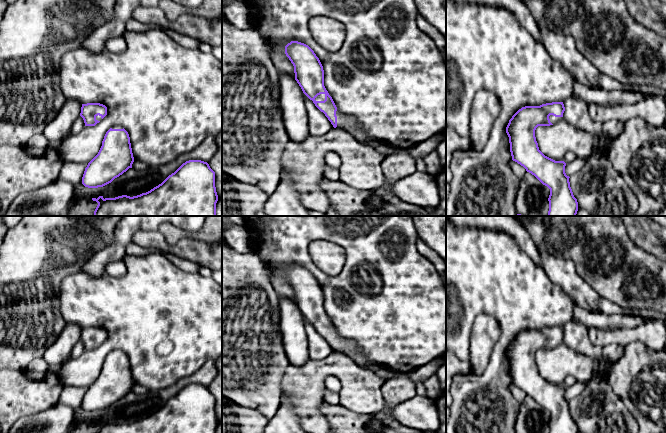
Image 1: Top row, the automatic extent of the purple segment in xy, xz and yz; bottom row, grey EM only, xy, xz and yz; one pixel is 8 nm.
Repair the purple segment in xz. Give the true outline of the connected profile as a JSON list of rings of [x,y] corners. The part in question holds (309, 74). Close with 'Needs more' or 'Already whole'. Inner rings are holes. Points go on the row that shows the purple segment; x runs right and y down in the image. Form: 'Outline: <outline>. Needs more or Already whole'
Outline: [[[291,41],[285,46],[285,54],[294,66],[295,80],[303,93],[325,114],[334,128],[347,132],[359,143],[374,148],[384,157],[403,150],[380,140],[371,139],[353,117],[337,110],[324,86],[323,66],[308,45]]]. Needs more

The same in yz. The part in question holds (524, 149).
Outline: [[[552,102],[540,106],[525,106],[519,109],[509,120],[506,133],[509,137],[512,160],[523,166],[543,185],[550,189],[548,216],[576,216],[578,202],[570,187],[569,176],[565,173],[566,163],[545,156],[538,147],[535,130],[538,126],[550,126],[563,119],[563,102]]]. Needs more

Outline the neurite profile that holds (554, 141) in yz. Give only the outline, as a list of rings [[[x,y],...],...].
[[[564,120],[550,126],[538,126],[535,130],[535,137],[539,150],[545,156],[555,161],[564,161],[564,155],[568,151],[574,152],[577,158],[588,159],[593,155],[592,147],[594,136],[565,122]]]

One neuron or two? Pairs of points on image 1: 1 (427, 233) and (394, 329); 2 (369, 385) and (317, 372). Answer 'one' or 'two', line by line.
1: two
2: one

